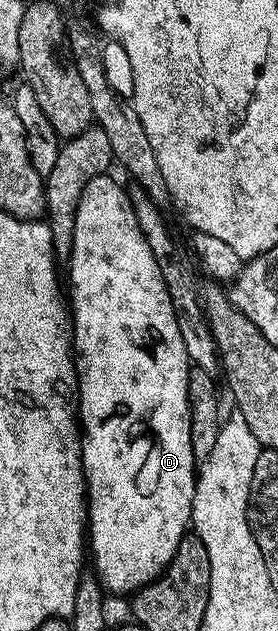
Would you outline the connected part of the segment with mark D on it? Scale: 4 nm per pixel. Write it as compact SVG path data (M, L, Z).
M103 174L103 175L101 175L101 176L97 176L97 177L96 177L96 178L92 178L92 182L88 182L88 186L87 186L87 187L86 187L86 189L85 189L85 190L84 190L84 194L83 194L83 195L82 195L82 197L81 197L81 198L80 198L80 206L79 206L79 207L78 207L78 213L77 213L77 214L76 214L76 234L75 234L75 235L74 235L74 249L73 249L73 250L72 250L72 254L71 254L71 255L70 255L70 258L69 258L69 261L68 261L68 267L70 267L70 288L69 288L69 284L68 284L68 300L69 300L69 303L70 303L70 304L71 304L71 305L72 305L72 351L73 351L73 354L74 354L74 368L75 368L75 369L76 369L76 371L78 371L78 391L77 391L77 393L76 393L76 412L77 412L77 415L78 415L78 416L79 416L79 417L80 417L80 439L81 439L81 442L82 442L82 474L83 474L83 477L84 477L84 479L85 479L85 481L86 481L86 498L87 498L87 501L88 501L88 552L89 552L89 555L90 555L90 552L91 552L91 554L92 554L92 555L94 555L94 568L95 568L95 569L94 569L94 568L93 568L93 571L94 571L94 572L95 572L95 573L96 573L96 575L97 575L97 577L98 577L98 582L99 582L99 584L101 584L101 585L102 585L102 587L103 587L103 589L105 589L105 591L106 591L106 592L107 592L107 593L110 593L110 592L127 592L127 594L133 594L133 593L135 593L135 592L137 592L137 591L138 591L138 589L139 589L139 587L140 587L140 586L141 586L141 585L143 585L143 584L150 584L150 583L151 583L151 582L152 582L152 581L153 581L153 580L155 580L155 578L156 578L156 577L157 577L157 576L159 576L159 574L161 574L161 573L162 573L162 571L163 571L163 570L164 570L164 569L166 569L166 567L168 567L168 566L169 566L169 564L170 564L170 563L171 563L171 562L172 562L172 558L173 558L173 557L174 557L174 555L175 555L175 554L176 554L176 550L177 550L177 549L178 549L178 547L179 547L179 546L180 546L180 542L181 542L181 541L182 541L182 537L183 537L183 536L185 536L185 535L187 535L187 532L188 532L188 529L189 529L189 528L190 528L190 527L191 527L191 524L192 524L192 521L191 521L191 519L190 519L190 515L191 515L191 514L192 514L192 502L193 502L193 501L194 501L194 482L195 482L195 479L196 479L196 461L195 461L195 459L194 459L194 451L193 451L193 450L192 450L192 434L191 434L191 433L190 433L190 407L189 407L189 406L188 406L188 374L189 374L189 373L190 373L190 368L191 368L191 363L190 363L190 359L189 359L189 358L188 358L188 350L184 350L184 338L180 338L180 326L176 326L176 314L175 314L175 313L174 313L174 311L173 311L173 310L172 310L172 298L168 298L168 286L164 286L164 277L162 277L162 276L161 276L161 275L160 275L160 266L156 266L156 258L155 258L155 256L153 256L153 254L152 254L152 249L151 249L151 248L149 248L149 247L148 247L148 242L147 242L147 241L146 241L146 239L145 239L145 238L144 238L144 234L143 234L143 233L142 233L142 231L141 231L141 230L140 230L140 222L136 222L136 214L135 214L135 213L134 213L134 211L133 211L133 210L132 210L132 206L131 206L131 205L130 205L130 198L129 198L129 195L128 195L128 192L127 192L127 189L126 189L126 188L125 188L125 187L123 187L123 188L121 188L121 186L120 186L120 185L118 185L118 184L117 184L117 182L116 182L116 181L114 181L114 180L113 180L113 178L112 178L112 177L113 177L113 175L110 175L110 174Z

